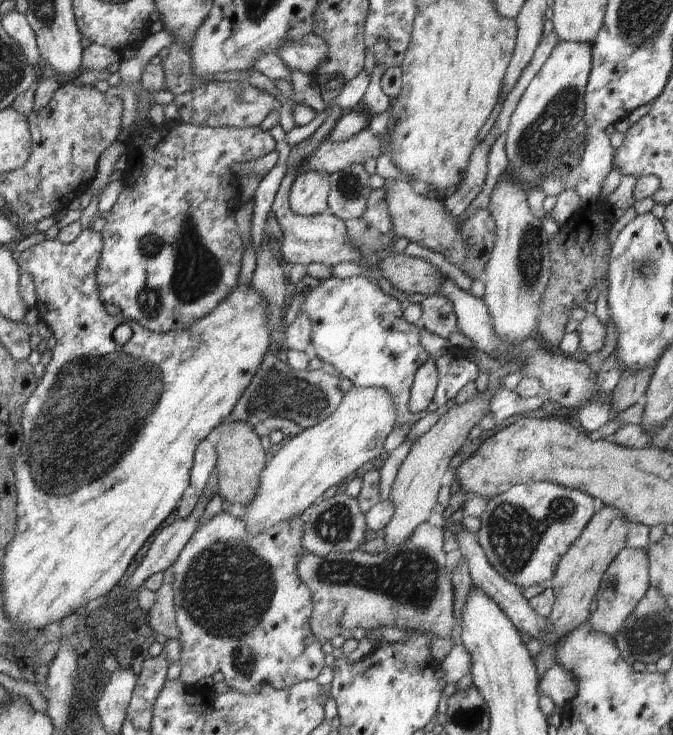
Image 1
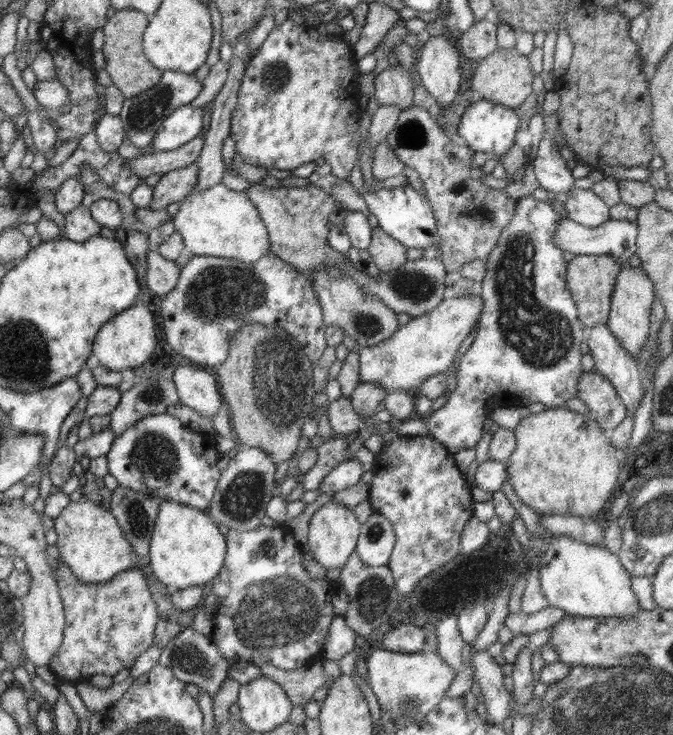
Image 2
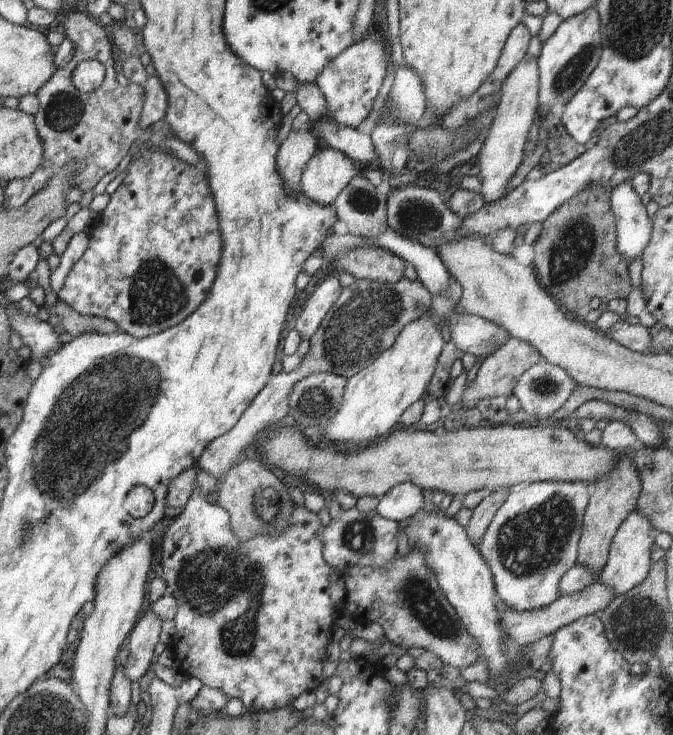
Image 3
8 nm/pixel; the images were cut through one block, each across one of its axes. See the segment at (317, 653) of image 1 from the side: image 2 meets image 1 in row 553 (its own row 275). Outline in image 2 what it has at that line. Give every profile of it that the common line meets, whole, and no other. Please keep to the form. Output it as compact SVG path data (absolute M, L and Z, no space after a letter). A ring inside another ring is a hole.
M274 253L248 264L217 256L191 255L180 270L180 280L162 297L160 312L166 342L192 365L217 367L228 356L234 333L251 322L280 327L300 343L312 366L327 347L322 310L312 293L311 281Z

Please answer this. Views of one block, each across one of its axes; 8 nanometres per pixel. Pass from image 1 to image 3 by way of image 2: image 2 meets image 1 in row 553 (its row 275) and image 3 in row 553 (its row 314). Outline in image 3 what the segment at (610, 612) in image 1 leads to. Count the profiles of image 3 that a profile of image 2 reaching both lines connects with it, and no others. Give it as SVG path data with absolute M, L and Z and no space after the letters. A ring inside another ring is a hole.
M634 509L618 527L609 546L609 555L604 568L599 574L599 580L610 588L616 595L624 594L637 584L642 584L653 565L651 550L655 544L655 530L651 522L641 512Z

